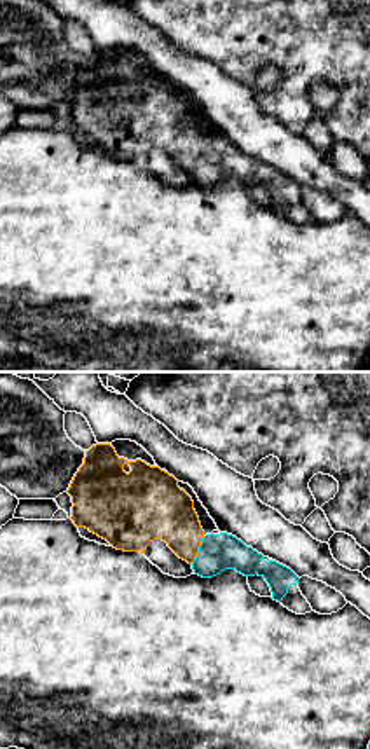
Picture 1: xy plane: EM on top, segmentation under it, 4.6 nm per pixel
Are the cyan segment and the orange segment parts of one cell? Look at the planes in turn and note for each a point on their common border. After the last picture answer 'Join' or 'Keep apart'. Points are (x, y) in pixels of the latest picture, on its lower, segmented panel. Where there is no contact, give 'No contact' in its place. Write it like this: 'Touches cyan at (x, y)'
Touches cyan at (199, 550)

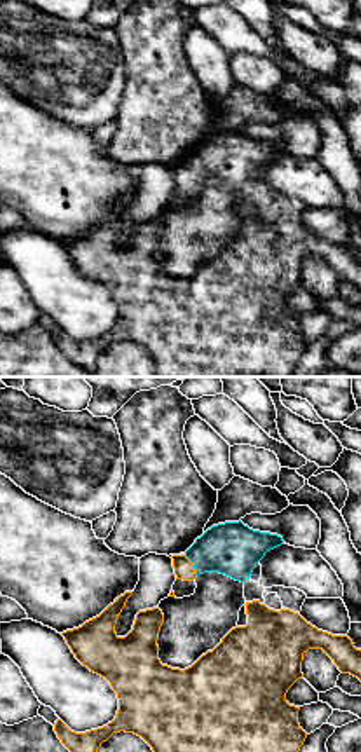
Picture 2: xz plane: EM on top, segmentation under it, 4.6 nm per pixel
Touches cyan at (192, 564)

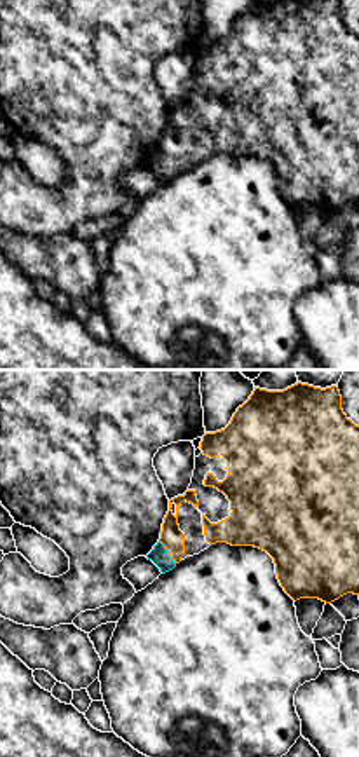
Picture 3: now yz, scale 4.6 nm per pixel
Touches cyan at (166, 552)

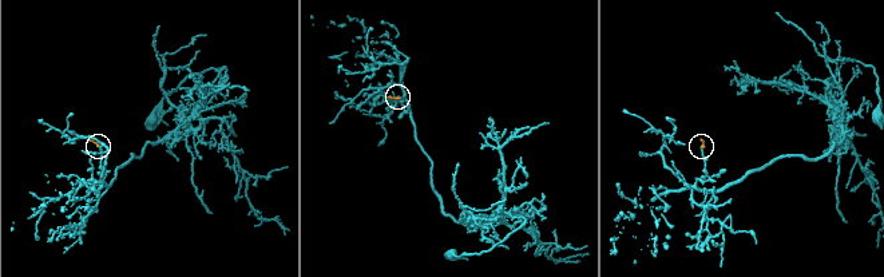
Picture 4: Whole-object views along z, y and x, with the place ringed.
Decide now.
Join

